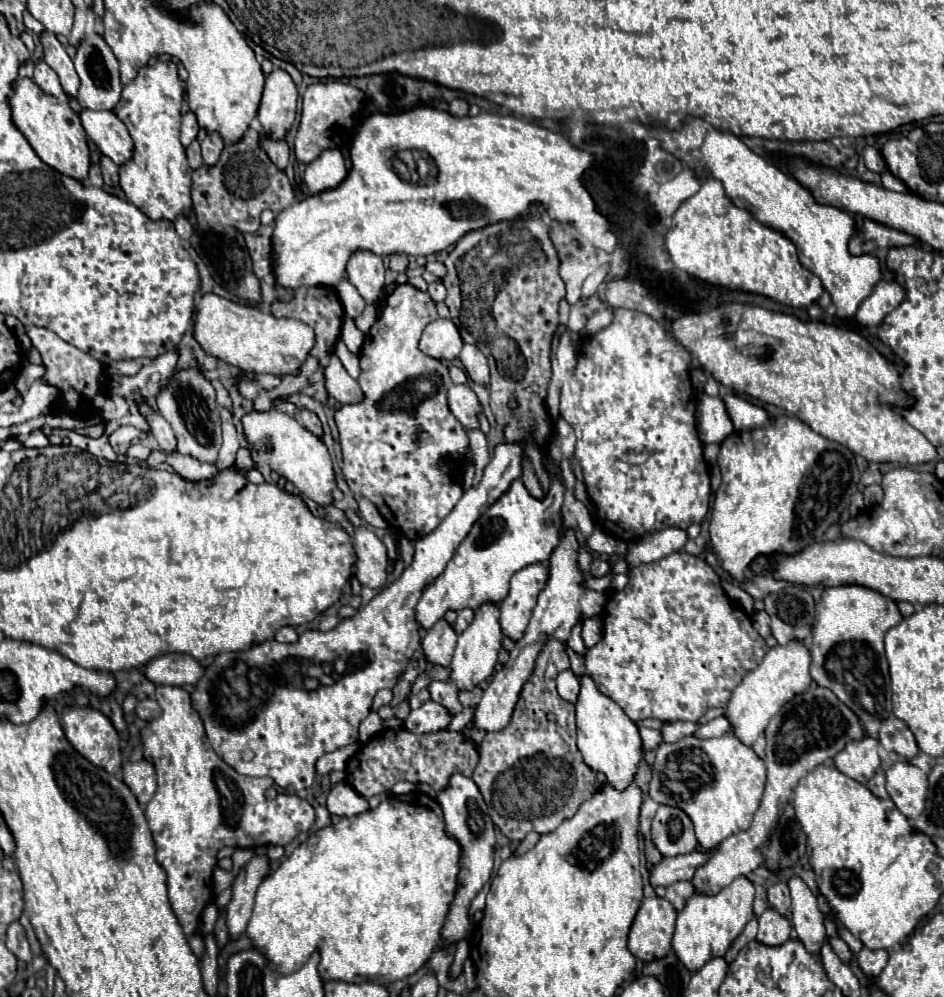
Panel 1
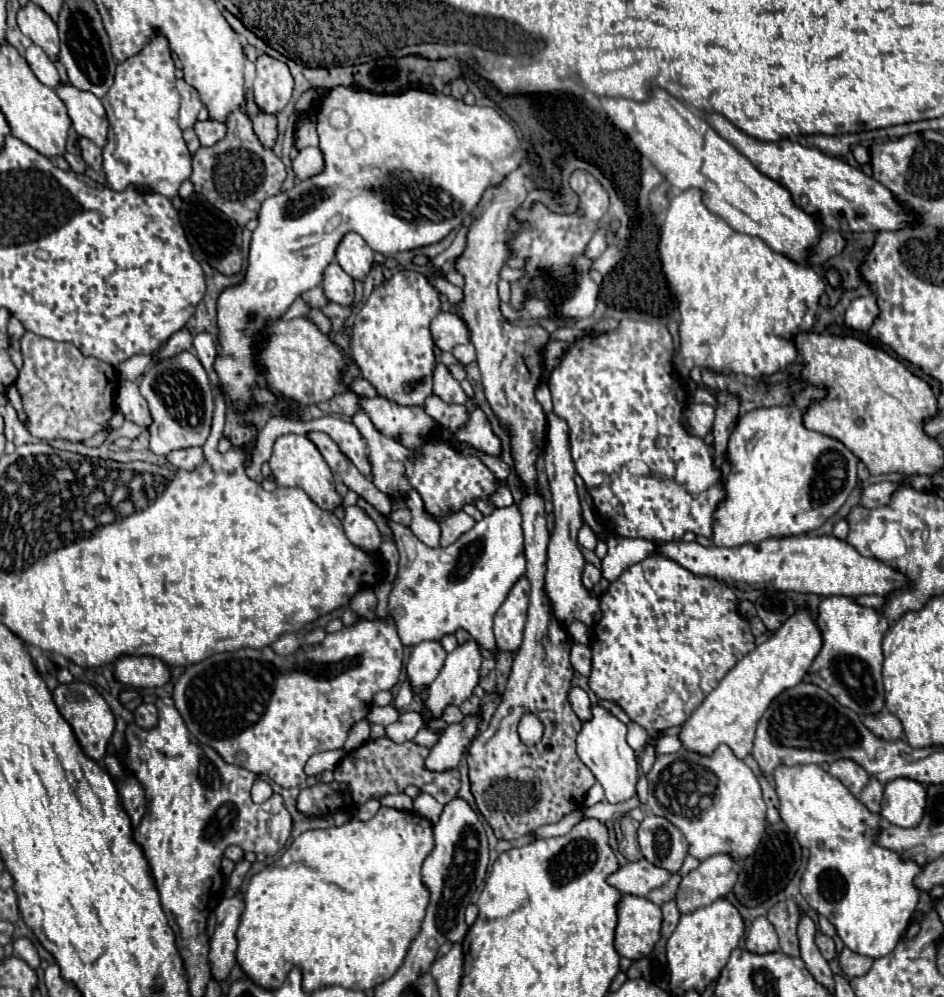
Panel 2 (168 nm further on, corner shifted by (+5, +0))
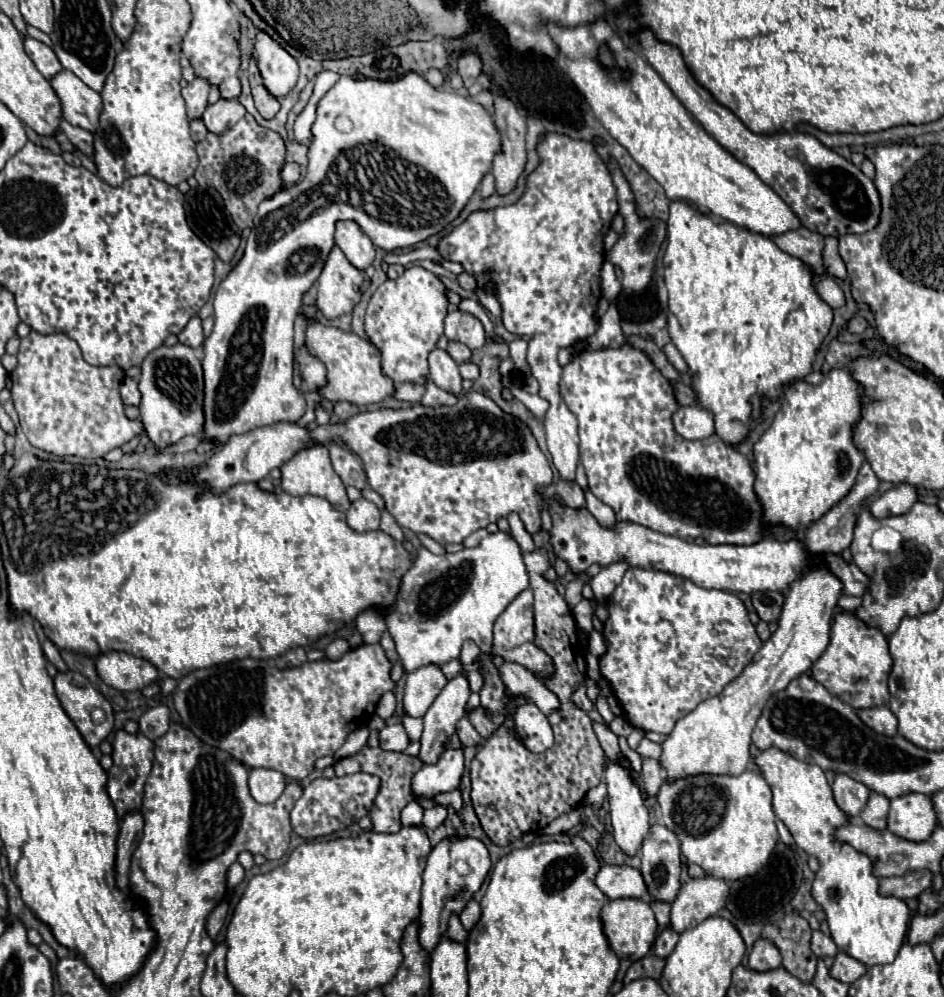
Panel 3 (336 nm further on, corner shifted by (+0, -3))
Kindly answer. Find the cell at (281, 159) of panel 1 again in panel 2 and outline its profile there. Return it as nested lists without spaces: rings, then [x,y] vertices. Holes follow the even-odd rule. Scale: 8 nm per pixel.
[[[248,91],[248,99],[246,99],[246,107],[248,107],[248,115],[254,123],[254,131],[258,135],[258,139],[268,147],[272,149],[274,141],[276,141],[276,117],[274,115],[268,115],[268,113],[262,113],[258,109],[258,105],[254,103],[254,97],[252,97],[252,91]]]

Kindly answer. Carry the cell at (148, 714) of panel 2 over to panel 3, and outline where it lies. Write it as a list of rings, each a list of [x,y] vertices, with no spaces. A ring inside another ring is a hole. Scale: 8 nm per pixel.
[[[155,706],[149,708],[141,718],[139,718],[139,728],[141,734],[147,736],[149,740],[157,740],[169,730],[169,708],[167,706]]]

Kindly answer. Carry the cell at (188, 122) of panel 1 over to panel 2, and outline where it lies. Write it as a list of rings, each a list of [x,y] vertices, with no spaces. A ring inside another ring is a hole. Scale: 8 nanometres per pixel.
[[[178,79],[178,93],[182,97],[182,103],[180,103],[180,127],[182,129],[188,129],[194,125],[196,117],[198,117],[198,111],[202,107],[202,101],[200,101],[200,95],[198,91],[188,85],[184,79]]]

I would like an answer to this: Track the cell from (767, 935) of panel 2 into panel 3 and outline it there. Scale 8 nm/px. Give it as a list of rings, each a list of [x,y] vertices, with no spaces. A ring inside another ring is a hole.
[[[759,938],[749,954],[749,966],[753,970],[771,970],[781,966],[781,952],[769,940]]]

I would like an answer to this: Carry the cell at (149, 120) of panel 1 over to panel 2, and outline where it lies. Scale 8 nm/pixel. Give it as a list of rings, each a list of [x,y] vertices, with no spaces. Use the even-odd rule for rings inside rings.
[[[156,35],[144,49],[118,63],[114,85],[102,99],[108,117],[108,141],[102,149],[102,169],[114,191],[130,183],[146,183],[152,191],[174,197],[192,173],[192,155],[178,127],[180,97],[176,91],[176,67],[170,55],[168,39]]]

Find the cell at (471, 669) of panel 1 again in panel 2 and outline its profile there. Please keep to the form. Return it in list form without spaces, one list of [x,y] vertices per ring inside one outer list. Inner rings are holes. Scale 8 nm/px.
[[[474,641],[458,645],[452,653],[448,653],[444,669],[430,685],[428,697],[420,711],[426,723],[430,719],[440,719],[448,705],[460,705],[472,695],[478,685],[480,665],[480,647]]]

